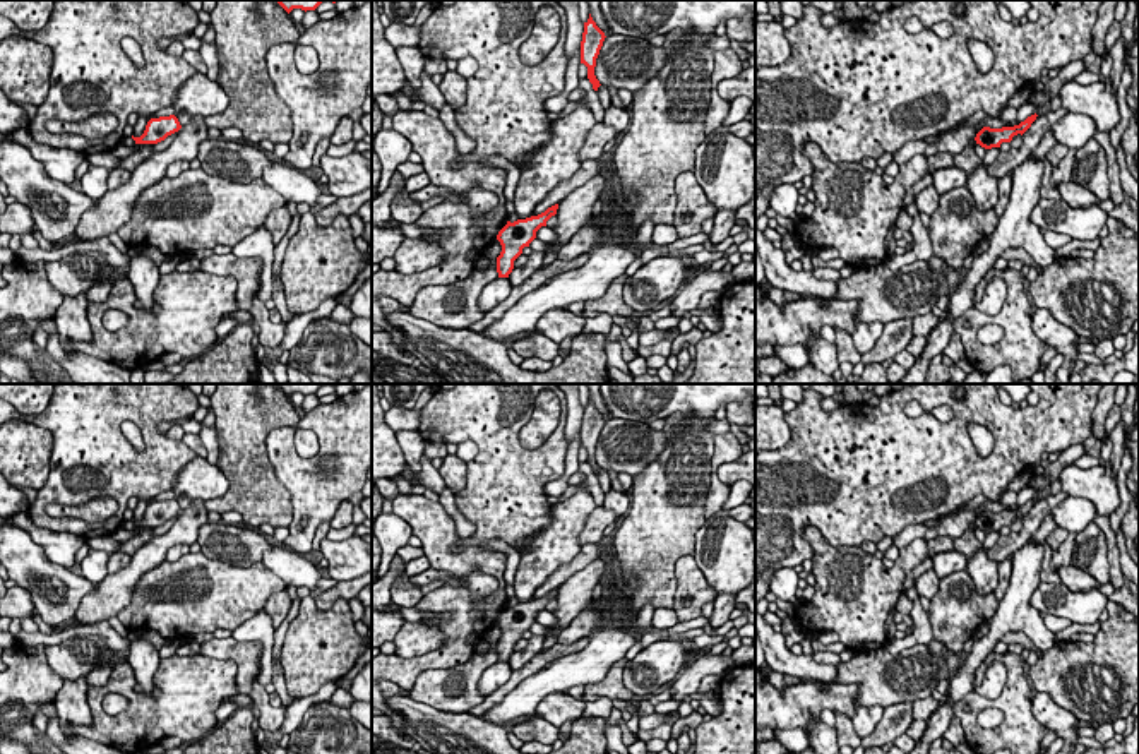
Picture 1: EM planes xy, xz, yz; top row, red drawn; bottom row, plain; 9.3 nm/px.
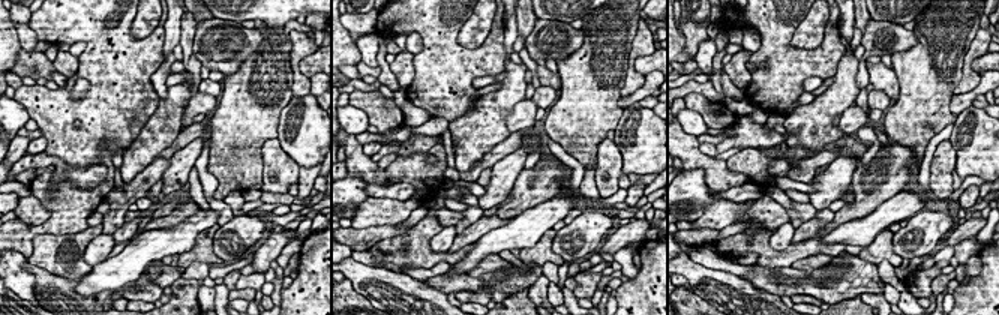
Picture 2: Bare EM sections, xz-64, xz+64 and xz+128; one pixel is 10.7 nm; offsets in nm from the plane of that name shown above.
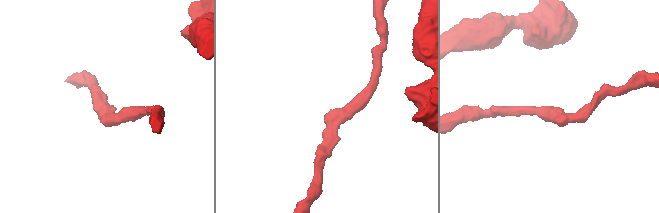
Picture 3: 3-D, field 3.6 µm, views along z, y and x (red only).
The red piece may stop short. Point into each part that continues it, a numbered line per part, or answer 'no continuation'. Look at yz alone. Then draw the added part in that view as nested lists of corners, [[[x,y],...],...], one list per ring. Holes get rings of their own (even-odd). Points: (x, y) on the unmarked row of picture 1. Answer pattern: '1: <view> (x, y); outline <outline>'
no continuation

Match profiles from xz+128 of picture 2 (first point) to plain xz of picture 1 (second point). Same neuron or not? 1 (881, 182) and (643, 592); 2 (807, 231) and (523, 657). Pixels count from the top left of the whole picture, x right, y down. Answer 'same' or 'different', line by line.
1: different
2: different

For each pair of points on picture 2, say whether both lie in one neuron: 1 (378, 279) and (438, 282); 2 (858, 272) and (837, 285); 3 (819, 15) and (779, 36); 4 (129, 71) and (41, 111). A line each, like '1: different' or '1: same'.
1: different
2: same
3: different
4: same

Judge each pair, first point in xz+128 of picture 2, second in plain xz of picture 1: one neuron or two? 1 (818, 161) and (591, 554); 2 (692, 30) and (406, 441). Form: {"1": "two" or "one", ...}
{"1": "one", "2": "two"}

